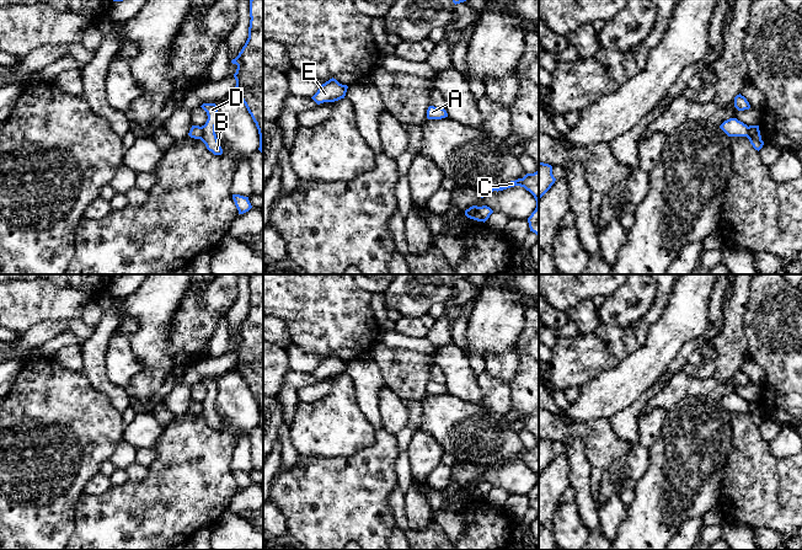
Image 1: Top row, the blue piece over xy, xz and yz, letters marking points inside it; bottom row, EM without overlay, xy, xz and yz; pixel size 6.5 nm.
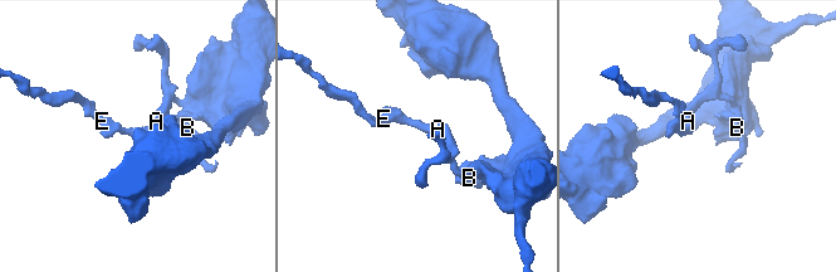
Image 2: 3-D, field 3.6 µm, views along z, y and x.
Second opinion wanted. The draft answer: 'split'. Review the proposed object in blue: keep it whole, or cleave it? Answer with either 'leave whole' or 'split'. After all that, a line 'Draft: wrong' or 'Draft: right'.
split
Draft: right

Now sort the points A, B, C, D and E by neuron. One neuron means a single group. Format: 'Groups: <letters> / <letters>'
Groups: A B D E / C

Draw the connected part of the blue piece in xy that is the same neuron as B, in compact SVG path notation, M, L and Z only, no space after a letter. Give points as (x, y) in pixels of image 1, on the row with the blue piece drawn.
M203 103L200 106L208 116L208 119L204 126L202 126L202 137L200 140L205 144L207 149L214 155L221 155L223 149L218 141L215 134L215 126L218 121L218 107L215 103Z

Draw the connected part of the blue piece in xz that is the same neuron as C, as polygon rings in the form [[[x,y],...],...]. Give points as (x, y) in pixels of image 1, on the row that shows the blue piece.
[[[539,170],[534,173],[526,173],[523,178],[518,178],[515,181],[503,183],[492,189],[482,189],[478,192],[480,192],[480,197],[483,198],[491,194],[493,191],[498,192],[514,186],[524,187],[526,191],[529,191],[534,196],[536,201],[536,208],[531,213],[531,215],[528,218],[528,223],[529,223],[530,231],[535,233],[539,236]]]

